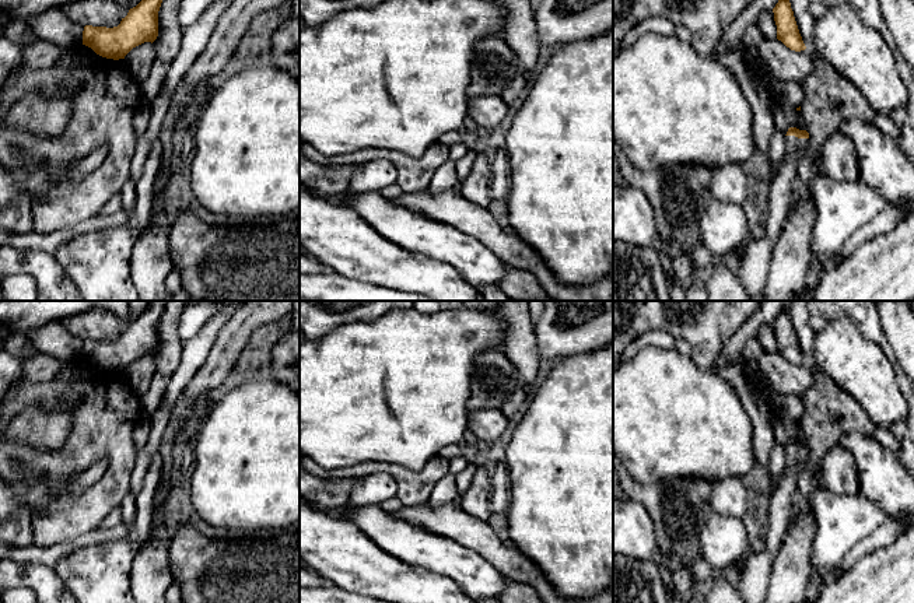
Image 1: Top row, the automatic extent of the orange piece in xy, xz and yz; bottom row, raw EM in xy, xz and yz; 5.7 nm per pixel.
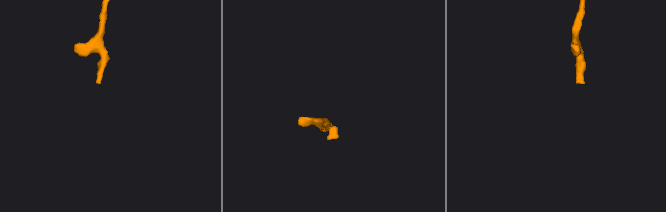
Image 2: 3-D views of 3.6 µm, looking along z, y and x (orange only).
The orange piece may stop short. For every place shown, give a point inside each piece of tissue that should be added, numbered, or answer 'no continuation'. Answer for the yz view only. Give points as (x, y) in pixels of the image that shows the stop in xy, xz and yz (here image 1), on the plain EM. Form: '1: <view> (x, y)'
1: yz (752, 581)

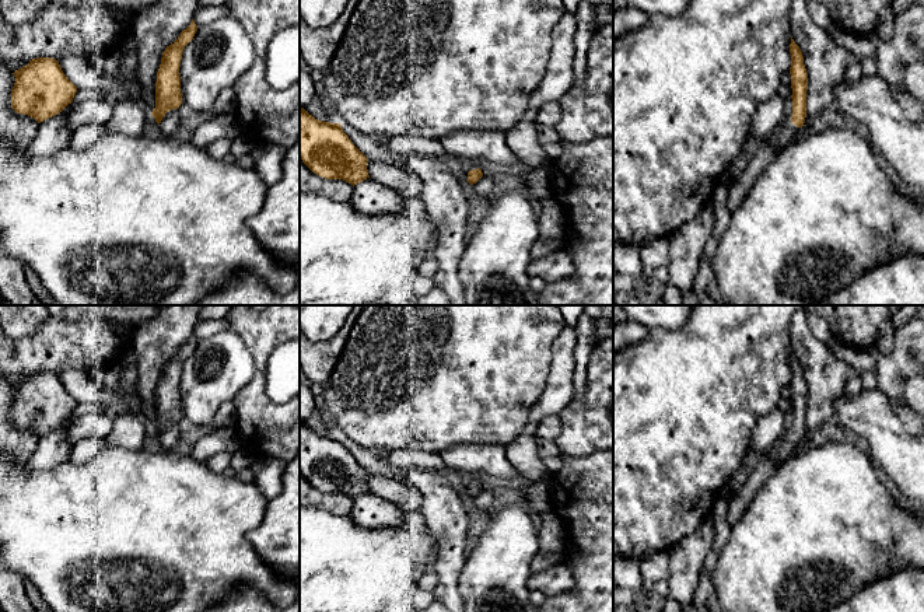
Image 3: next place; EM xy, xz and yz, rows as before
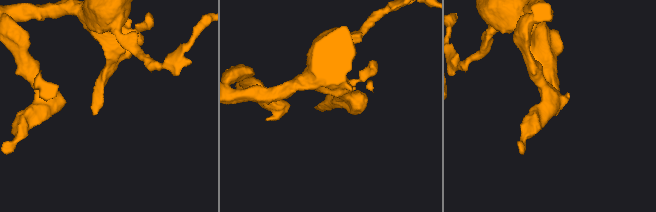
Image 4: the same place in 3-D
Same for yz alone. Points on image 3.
1: yz (769, 462)

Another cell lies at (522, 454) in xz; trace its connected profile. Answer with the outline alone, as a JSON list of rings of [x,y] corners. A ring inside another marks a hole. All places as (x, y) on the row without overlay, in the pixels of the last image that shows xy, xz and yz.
[[[564,326],[552,345],[545,391],[531,409],[525,429],[504,447],[514,469],[532,483],[550,478],[543,459],[538,457],[536,429],[545,417],[557,416],[574,399],[575,343],[574,328]]]

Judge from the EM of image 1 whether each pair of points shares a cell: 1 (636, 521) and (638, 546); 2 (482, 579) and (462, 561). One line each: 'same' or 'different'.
1: same
2: same

